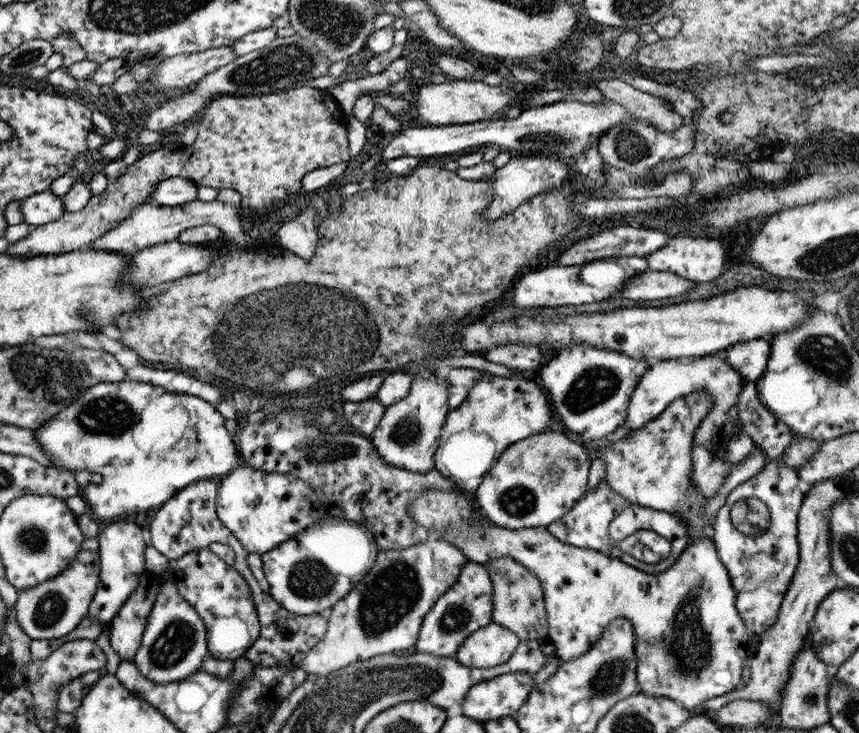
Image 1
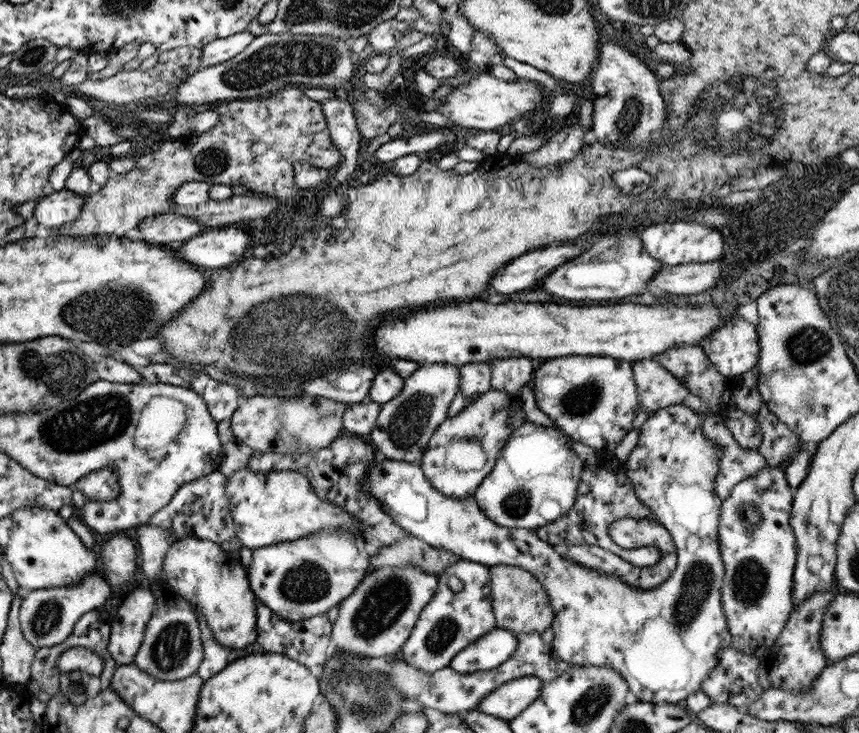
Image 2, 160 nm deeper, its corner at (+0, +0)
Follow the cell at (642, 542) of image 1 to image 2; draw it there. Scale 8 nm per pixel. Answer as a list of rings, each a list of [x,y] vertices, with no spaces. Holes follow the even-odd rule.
[[[601,462],[596,463],[594,466],[585,465],[579,477],[575,504],[563,516],[534,529],[534,533],[543,542],[558,549],[567,545],[595,545],[599,546],[600,549],[618,554],[623,558],[623,561],[631,562],[631,565],[638,568],[641,566],[655,566],[659,562],[660,556],[655,546],[624,549],[616,545],[608,533],[609,525],[621,517],[637,520],[640,518],[656,520],[656,516],[647,509],[647,506],[643,506],[635,498],[635,492],[631,486],[631,481],[623,474],[621,468],[611,470],[611,468],[603,466]]]

